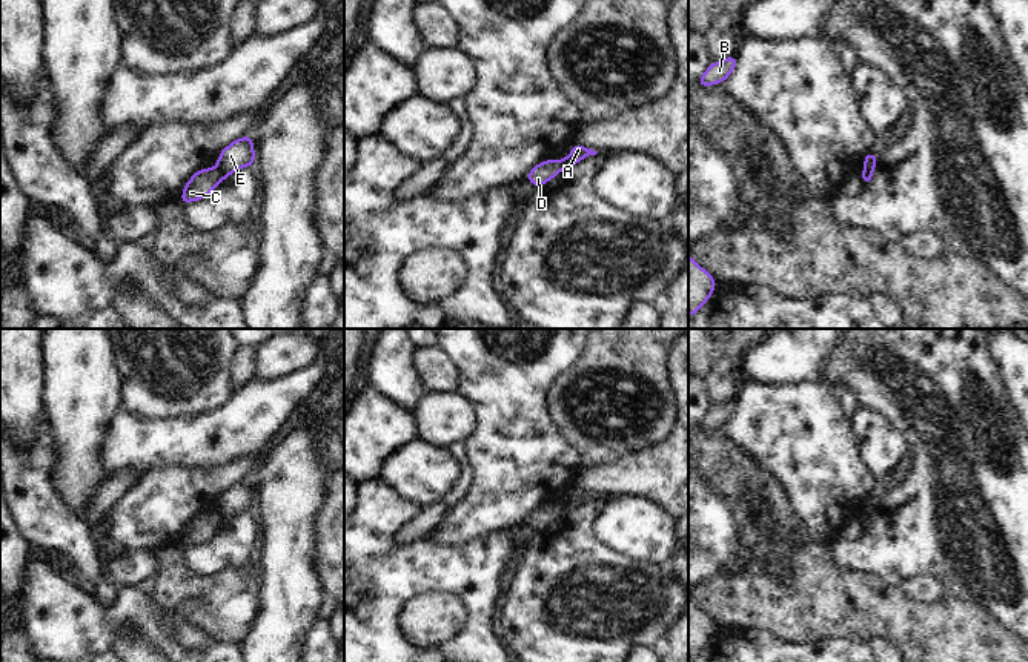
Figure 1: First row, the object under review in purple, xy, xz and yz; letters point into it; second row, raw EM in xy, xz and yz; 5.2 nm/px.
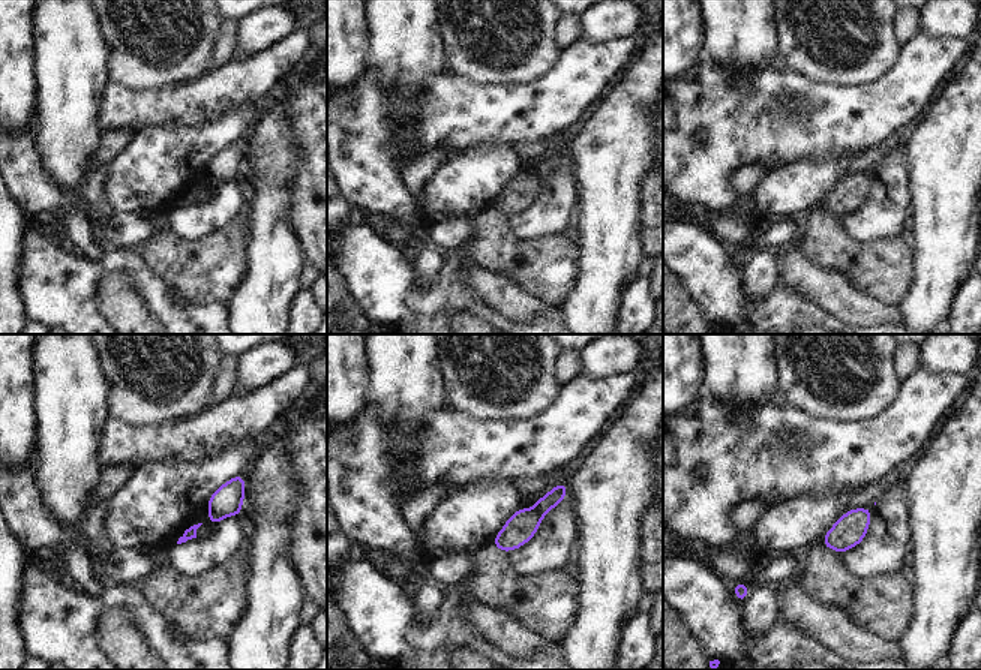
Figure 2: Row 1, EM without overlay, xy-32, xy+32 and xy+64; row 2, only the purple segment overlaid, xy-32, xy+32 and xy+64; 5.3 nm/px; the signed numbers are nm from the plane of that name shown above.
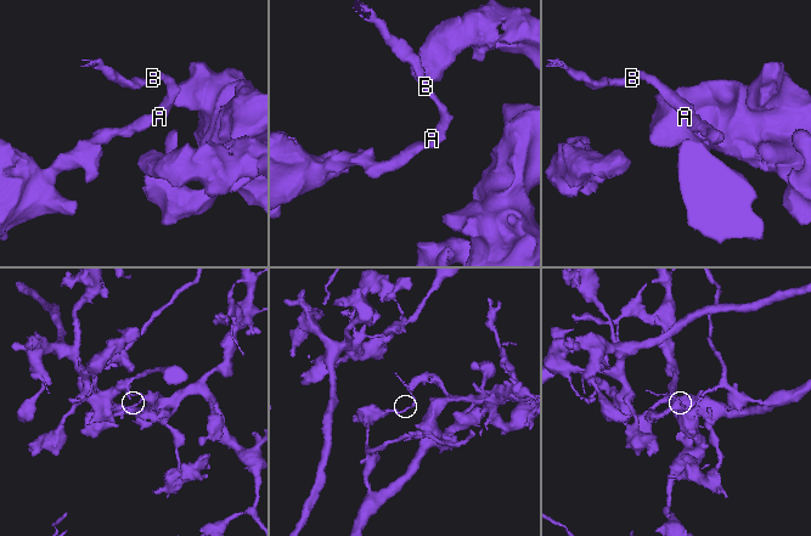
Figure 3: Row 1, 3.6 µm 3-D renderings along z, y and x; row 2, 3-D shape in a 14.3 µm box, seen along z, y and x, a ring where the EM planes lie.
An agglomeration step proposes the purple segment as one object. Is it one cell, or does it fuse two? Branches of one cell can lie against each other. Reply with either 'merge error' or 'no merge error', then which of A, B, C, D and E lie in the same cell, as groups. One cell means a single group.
merge error; A B E / C D

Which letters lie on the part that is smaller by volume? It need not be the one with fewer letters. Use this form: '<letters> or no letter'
A, B, E

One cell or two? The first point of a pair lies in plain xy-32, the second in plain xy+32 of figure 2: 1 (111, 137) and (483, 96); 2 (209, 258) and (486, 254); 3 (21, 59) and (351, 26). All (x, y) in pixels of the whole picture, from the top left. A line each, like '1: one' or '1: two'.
1: two
2: one
3: one

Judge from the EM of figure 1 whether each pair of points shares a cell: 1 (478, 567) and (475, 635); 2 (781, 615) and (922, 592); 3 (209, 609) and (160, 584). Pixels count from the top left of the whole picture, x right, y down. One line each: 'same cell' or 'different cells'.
1: same cell
2: different cells
3: same cell

